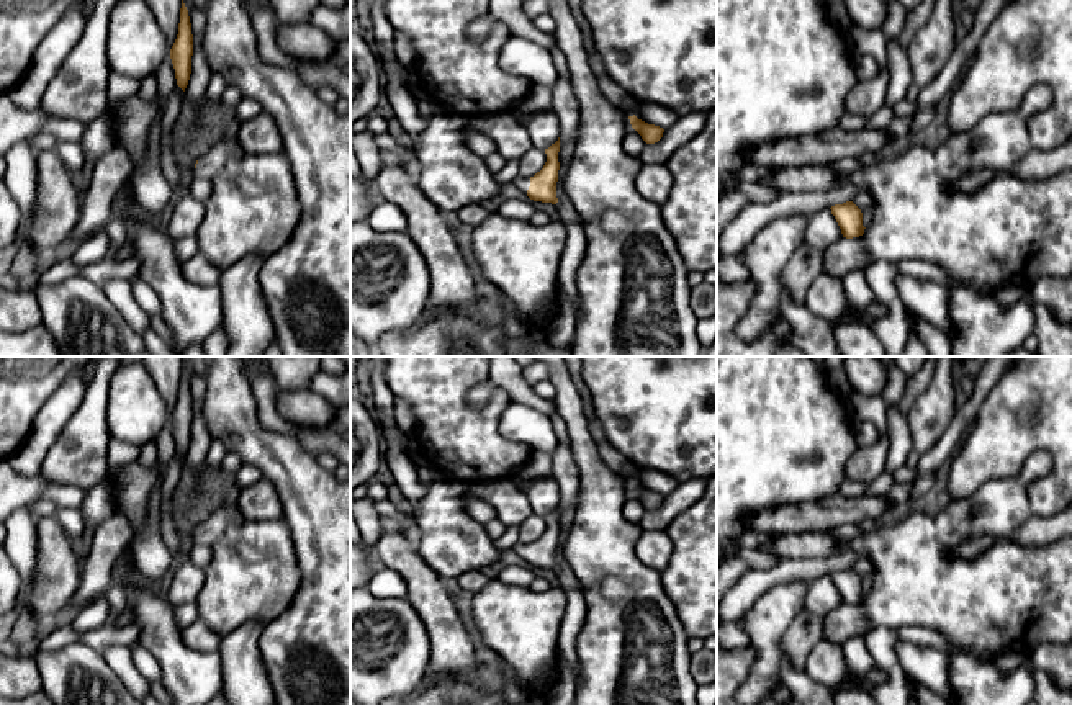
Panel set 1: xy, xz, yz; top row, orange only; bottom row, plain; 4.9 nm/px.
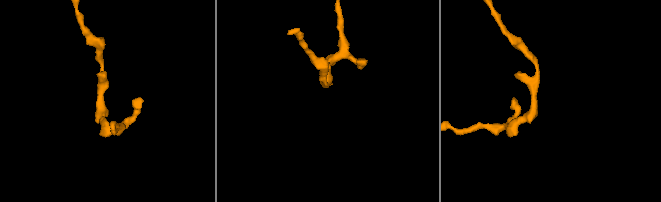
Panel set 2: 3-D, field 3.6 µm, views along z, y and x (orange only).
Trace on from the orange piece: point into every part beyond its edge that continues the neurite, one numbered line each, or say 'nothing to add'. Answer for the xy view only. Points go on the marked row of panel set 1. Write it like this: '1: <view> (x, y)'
1: xy (228, 148)

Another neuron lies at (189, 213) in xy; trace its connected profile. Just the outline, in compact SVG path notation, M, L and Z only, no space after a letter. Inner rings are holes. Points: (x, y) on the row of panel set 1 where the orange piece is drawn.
M190 195L178 200L173 206L173 214L169 222L167 234L177 240L195 236L205 218L205 206Z

